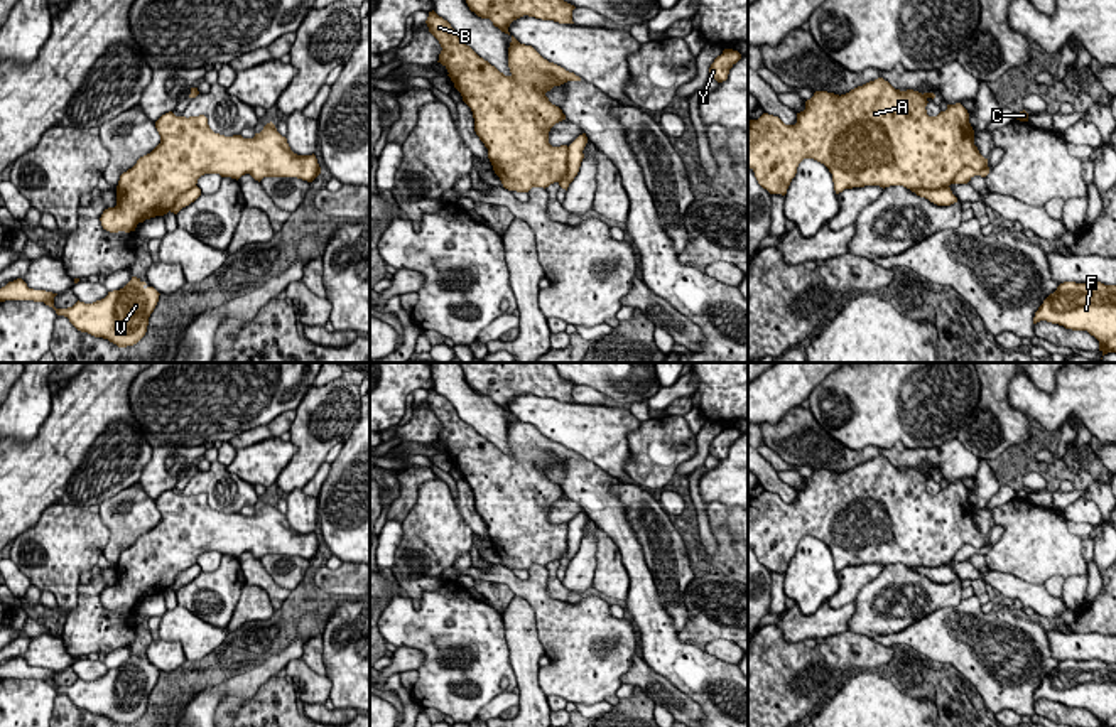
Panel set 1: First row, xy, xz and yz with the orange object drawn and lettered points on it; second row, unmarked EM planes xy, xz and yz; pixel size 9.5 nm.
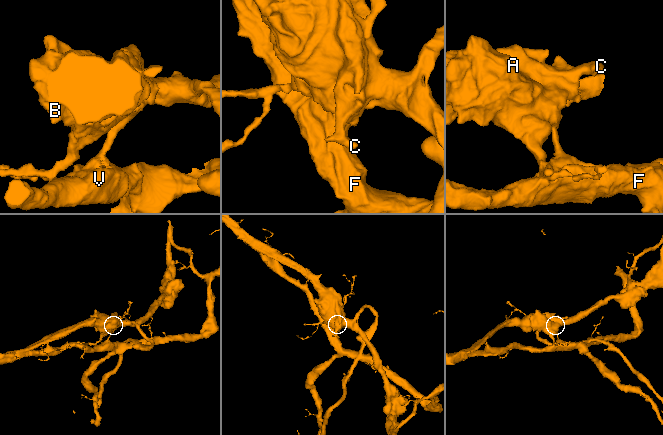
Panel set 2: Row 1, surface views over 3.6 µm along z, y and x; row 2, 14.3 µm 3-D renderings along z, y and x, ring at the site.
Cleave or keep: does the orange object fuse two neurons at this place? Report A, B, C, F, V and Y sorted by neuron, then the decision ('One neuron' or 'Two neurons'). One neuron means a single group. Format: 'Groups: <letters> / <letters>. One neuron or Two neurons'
Groups: A B C F V Y. One neuron

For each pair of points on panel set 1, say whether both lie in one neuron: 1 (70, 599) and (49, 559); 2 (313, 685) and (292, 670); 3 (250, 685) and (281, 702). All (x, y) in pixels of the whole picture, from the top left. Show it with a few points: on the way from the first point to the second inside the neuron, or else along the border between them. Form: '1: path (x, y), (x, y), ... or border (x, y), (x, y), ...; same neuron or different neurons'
1: path (65, 589), (58, 569); same neuron
2: path (308, 680), (297, 670); same neuron
3: border (277, 673), (247, 699), (223, 697), (220, 700); different neurons

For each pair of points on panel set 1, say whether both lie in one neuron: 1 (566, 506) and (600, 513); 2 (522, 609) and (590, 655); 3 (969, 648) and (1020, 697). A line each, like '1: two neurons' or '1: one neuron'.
1: two neurons
2: two neurons
3: one neuron

